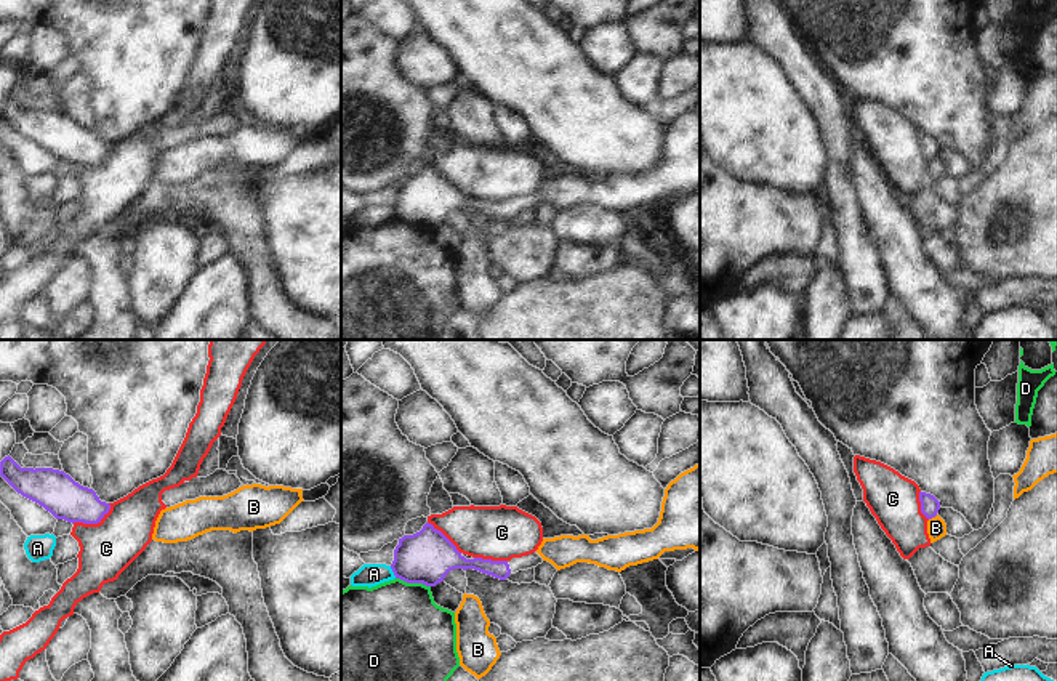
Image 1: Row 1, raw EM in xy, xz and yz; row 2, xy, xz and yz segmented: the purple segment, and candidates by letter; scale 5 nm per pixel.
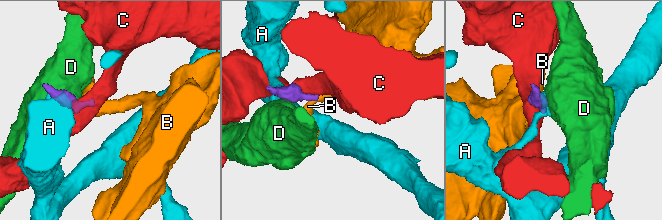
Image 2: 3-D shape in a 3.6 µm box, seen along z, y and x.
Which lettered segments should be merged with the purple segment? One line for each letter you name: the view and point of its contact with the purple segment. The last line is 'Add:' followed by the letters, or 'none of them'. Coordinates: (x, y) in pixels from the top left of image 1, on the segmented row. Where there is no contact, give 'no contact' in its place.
Add: none of them

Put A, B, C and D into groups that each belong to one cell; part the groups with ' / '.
A / B / C / D

